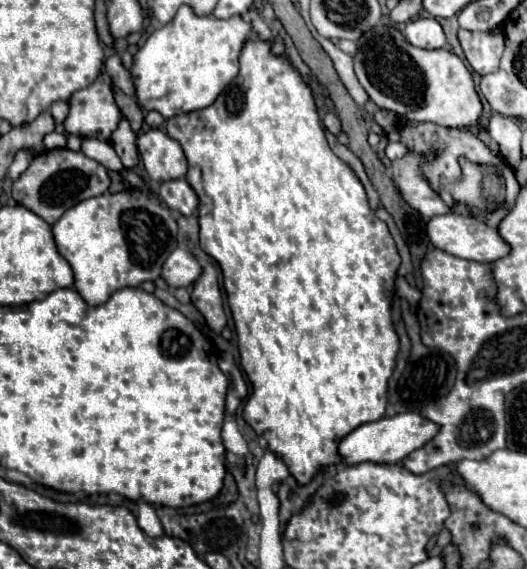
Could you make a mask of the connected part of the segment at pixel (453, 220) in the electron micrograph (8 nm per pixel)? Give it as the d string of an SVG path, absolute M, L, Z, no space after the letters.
M460 213L436 215L426 223L426 235L436 249L446 251L446 253L460 257L460 259L470 259L470 261L492 263L492 261L508 255L508 251L510 251L510 247L502 241L502 237L498 235L496 229L484 225L482 221L478 221L472 215L460 215Z

